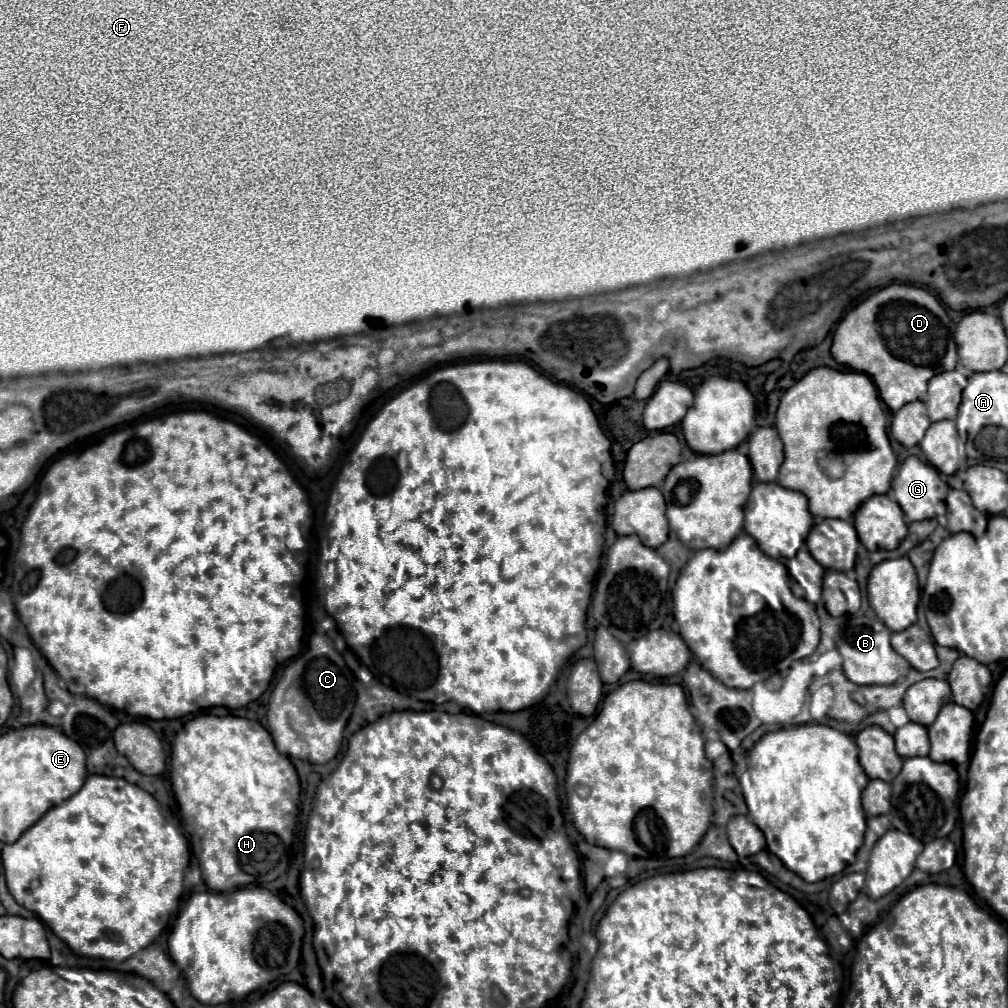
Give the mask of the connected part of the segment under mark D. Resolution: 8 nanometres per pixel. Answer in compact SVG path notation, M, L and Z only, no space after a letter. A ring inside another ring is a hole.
M892 283L844 315L834 331L830 351L838 363L870 375L882 401L896 411L910 401L926 401L926 383L936 373L956 367L952 329L950 317L932 293L922 287Z

